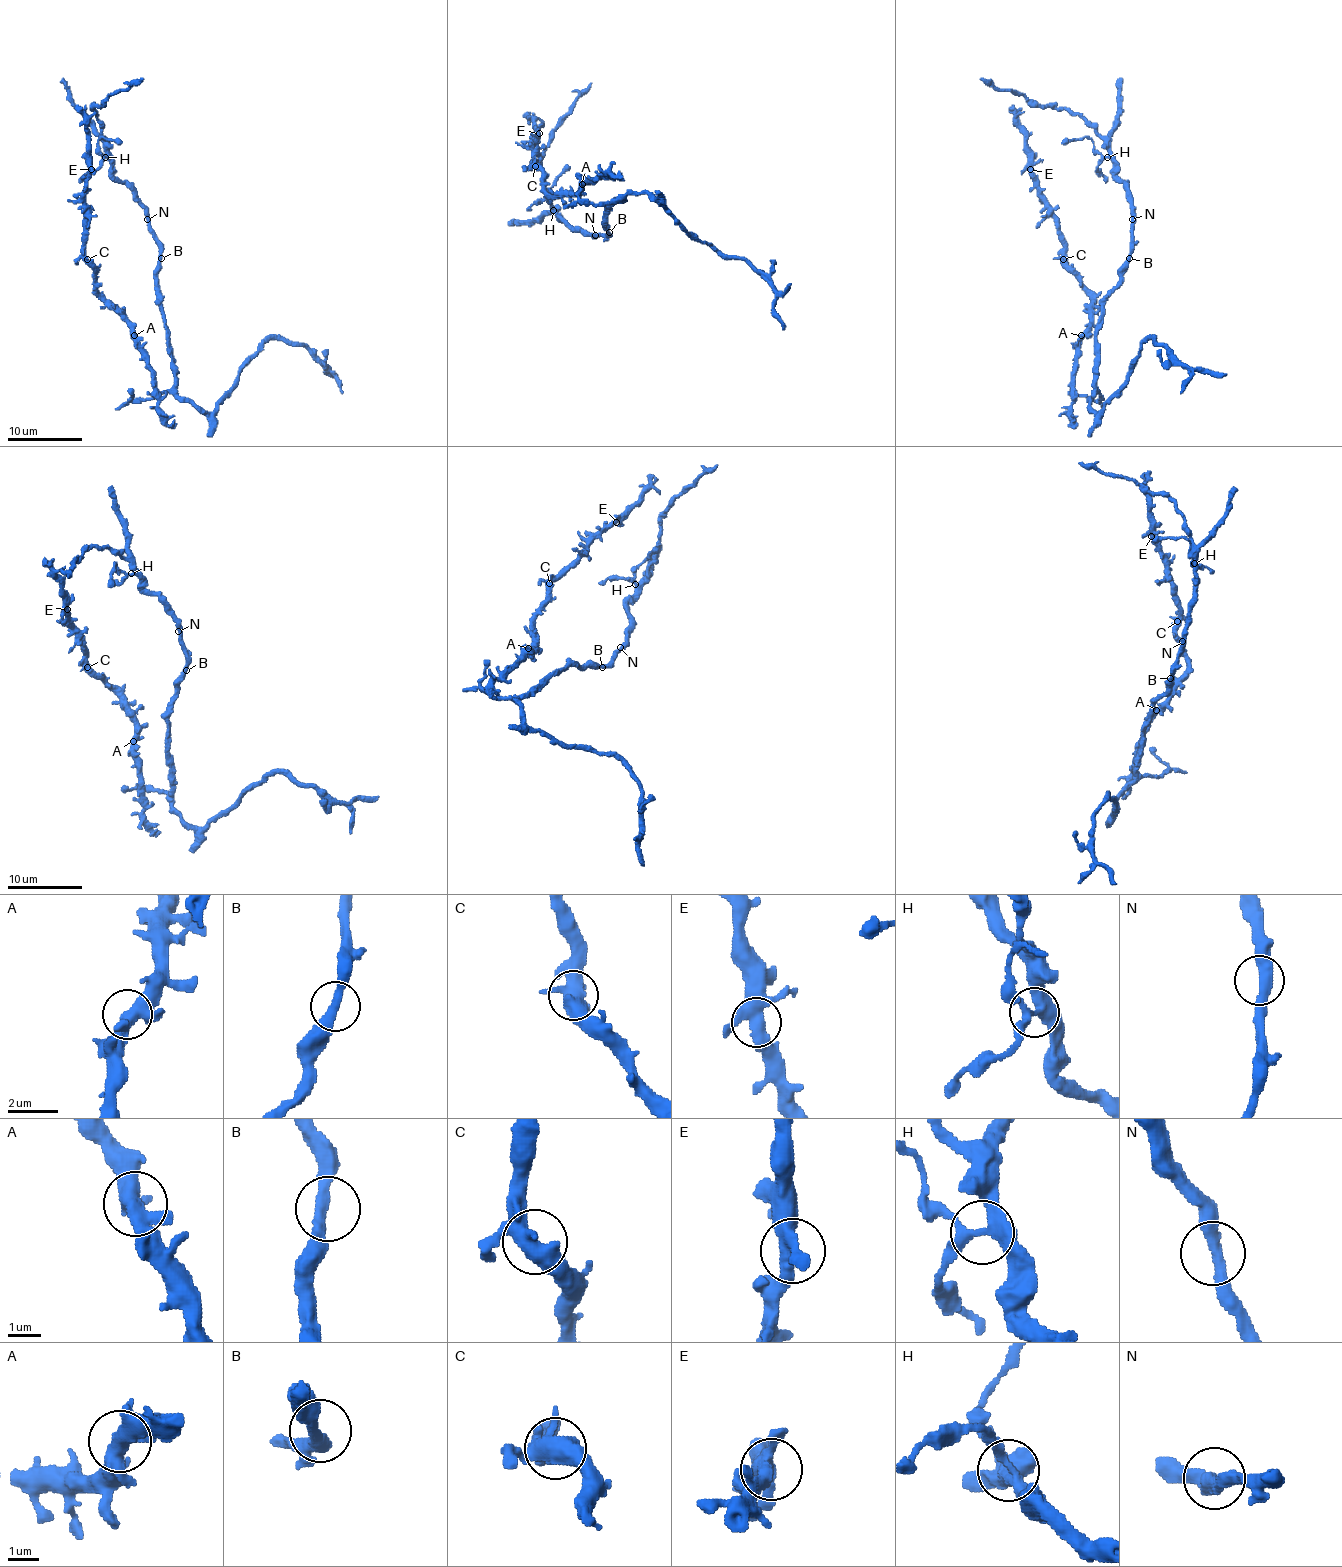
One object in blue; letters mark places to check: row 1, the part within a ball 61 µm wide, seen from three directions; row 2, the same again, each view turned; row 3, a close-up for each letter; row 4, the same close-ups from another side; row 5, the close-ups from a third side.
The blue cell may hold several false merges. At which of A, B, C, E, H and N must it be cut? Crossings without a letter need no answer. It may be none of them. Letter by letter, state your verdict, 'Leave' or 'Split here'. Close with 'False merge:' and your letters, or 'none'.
A: Leave
B: Leave
C: Leave
E: Leave
H: Leave
N: Leave
False merge: none

